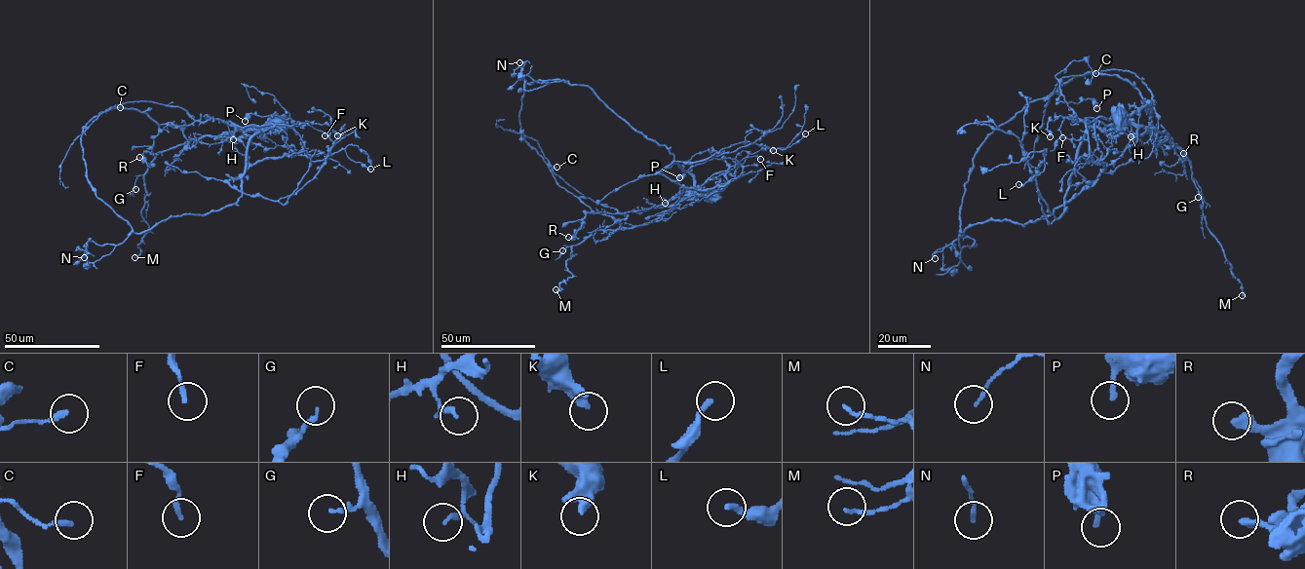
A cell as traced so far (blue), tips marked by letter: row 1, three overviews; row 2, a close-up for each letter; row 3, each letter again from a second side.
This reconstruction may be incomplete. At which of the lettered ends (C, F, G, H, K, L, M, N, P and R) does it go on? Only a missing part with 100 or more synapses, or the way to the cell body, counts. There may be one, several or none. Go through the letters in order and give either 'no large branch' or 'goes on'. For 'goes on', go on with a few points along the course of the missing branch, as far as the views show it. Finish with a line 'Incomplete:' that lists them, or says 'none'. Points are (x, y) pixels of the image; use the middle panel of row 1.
C: no large branch
F: no large branch
G: no large branch
H: no large branch
K: no large branch
L: no large branch
M: no large branch
N: no large branch
P: no large branch
R: no large branch
Incomplete: none

